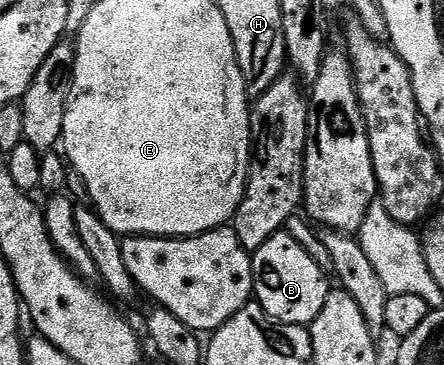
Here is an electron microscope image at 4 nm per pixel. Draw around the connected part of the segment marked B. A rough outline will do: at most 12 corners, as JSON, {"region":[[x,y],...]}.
{"region":[[287,230],[252,253],[255,303],[311,326],[329,277]]}

